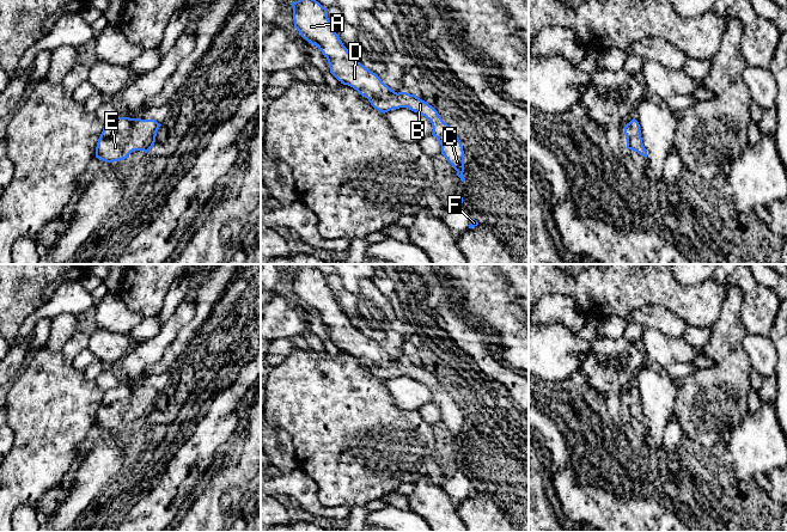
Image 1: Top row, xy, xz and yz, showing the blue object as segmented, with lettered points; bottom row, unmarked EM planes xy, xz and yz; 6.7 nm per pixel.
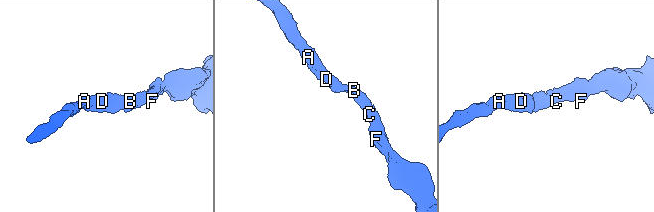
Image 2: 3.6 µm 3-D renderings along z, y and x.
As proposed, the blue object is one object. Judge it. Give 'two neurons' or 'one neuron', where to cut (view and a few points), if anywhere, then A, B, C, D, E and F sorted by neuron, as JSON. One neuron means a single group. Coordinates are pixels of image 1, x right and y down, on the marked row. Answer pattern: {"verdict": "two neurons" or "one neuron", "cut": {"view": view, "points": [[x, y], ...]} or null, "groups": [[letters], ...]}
{"verdict": "one neuron", "cut": null, "groups": [["A", "B", "C", "D", "E", "F"]]}

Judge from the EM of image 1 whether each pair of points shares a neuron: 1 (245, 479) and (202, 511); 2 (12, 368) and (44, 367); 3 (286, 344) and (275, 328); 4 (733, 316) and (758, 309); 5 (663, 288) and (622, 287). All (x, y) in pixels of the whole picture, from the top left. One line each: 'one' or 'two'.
1: one
2: two
3: two
4: two
5: one

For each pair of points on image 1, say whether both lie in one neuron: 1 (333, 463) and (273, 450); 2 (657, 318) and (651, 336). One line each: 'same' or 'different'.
1: different
2: different

